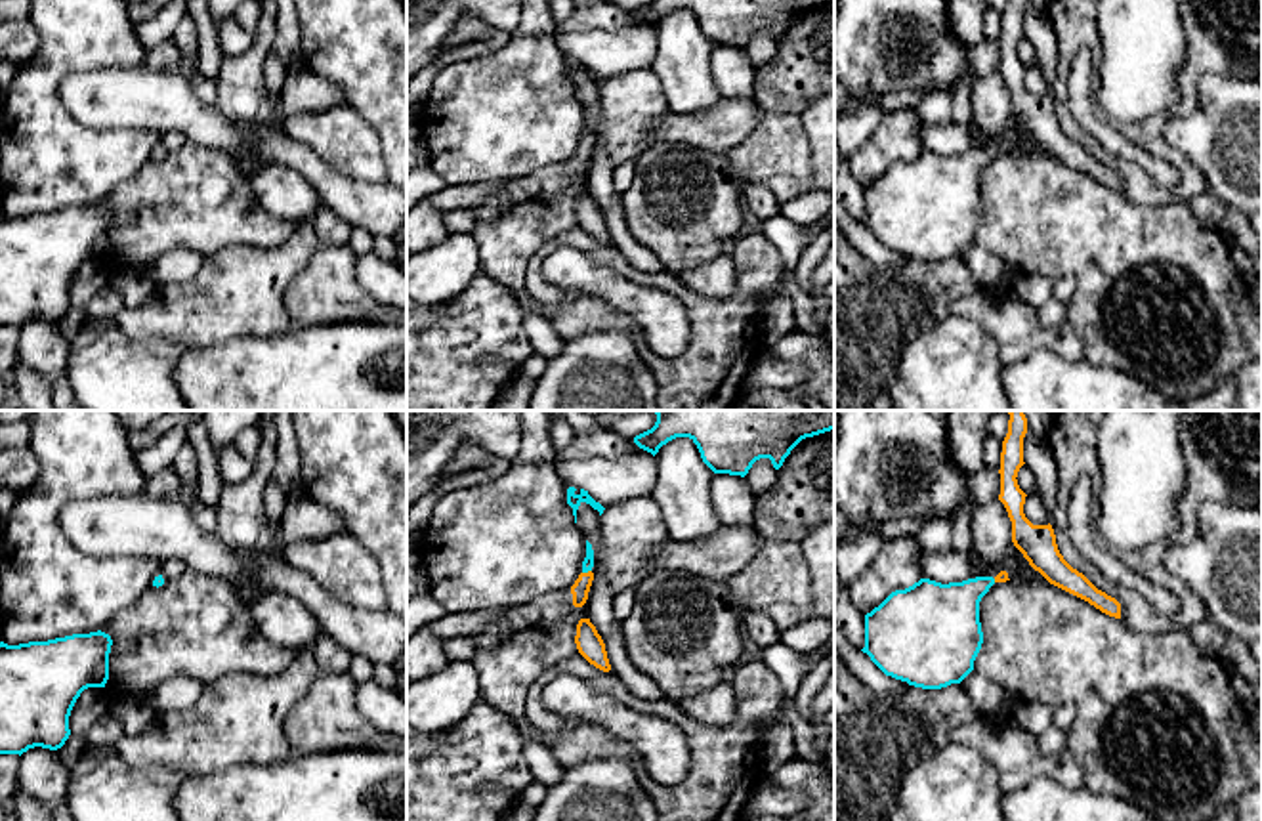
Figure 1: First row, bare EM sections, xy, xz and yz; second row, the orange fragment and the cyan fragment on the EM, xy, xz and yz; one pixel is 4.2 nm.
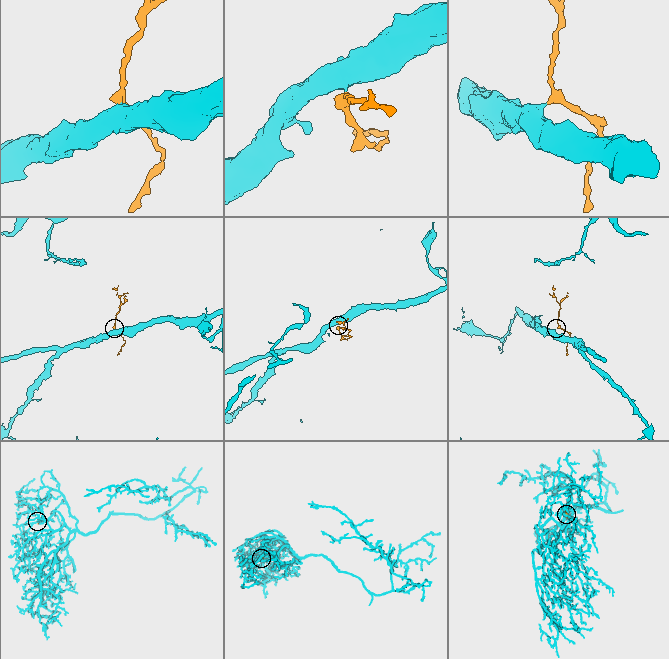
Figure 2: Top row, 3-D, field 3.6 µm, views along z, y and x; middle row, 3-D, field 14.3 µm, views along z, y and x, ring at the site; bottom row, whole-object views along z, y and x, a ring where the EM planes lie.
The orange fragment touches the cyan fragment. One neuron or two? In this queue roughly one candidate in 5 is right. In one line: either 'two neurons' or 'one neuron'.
one neuron

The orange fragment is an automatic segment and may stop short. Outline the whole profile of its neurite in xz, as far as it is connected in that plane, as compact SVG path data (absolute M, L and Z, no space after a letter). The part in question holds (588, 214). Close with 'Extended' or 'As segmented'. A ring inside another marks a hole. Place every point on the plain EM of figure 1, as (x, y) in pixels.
M580 191L577 197L575 216L578 225L596 241L609 244L611 237L607 231L605 216L598 206L590 191Z. As segmented

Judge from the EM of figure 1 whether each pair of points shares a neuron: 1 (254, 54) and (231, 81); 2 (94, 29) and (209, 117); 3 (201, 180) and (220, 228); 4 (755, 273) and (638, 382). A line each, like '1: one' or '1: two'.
1: one
2: two
3: one
4: two

